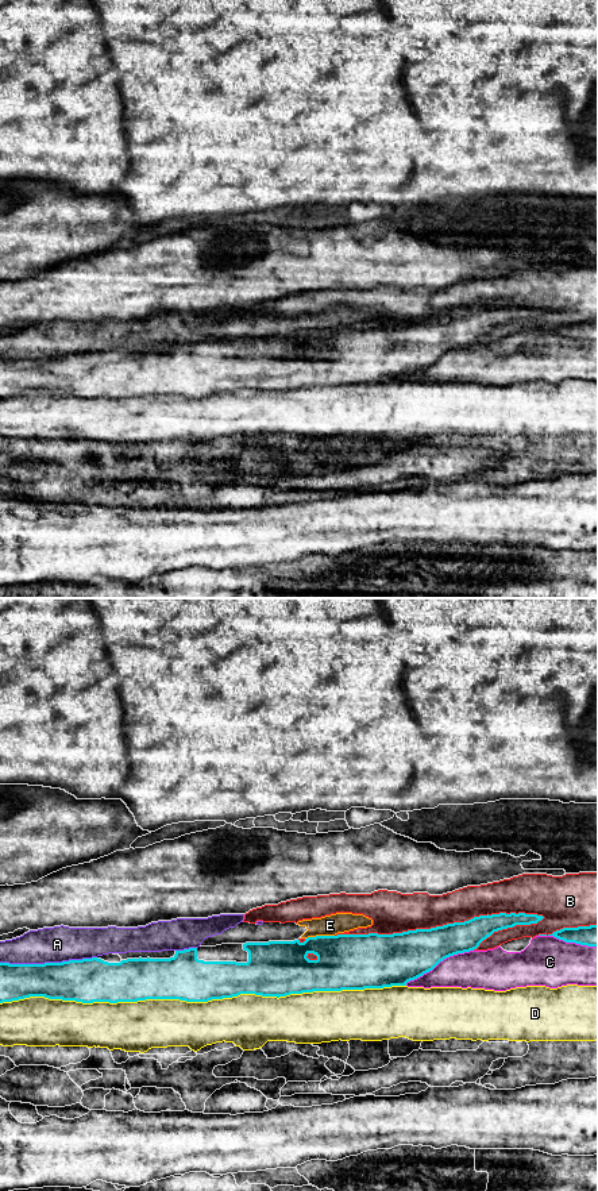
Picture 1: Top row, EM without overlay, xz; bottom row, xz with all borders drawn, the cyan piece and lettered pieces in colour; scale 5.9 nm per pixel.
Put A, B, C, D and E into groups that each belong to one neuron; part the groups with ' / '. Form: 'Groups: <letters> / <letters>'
Groups: A E / B / C / D

